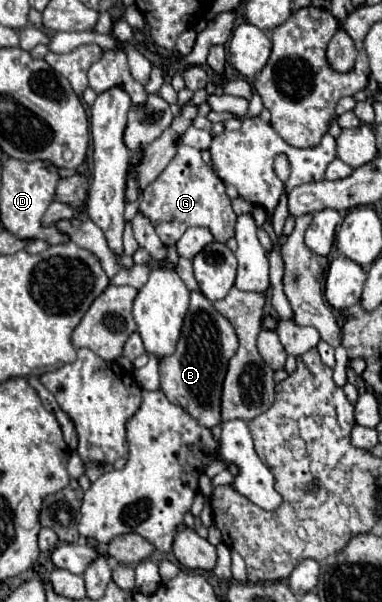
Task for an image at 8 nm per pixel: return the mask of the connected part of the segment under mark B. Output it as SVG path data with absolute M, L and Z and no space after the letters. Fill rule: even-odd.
M199 291L191 293L189 313L183 323L183 331L173 355L159 363L161 391L173 403L185 409L191 417L197 419L201 427L215 427L221 423L221 387L227 373L227 363L237 351L237 335L215 311L213 303Z

